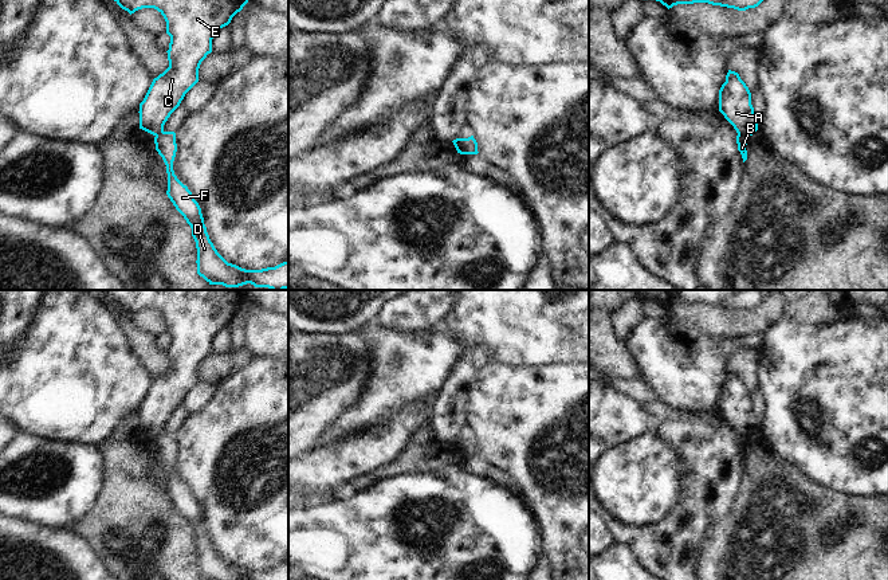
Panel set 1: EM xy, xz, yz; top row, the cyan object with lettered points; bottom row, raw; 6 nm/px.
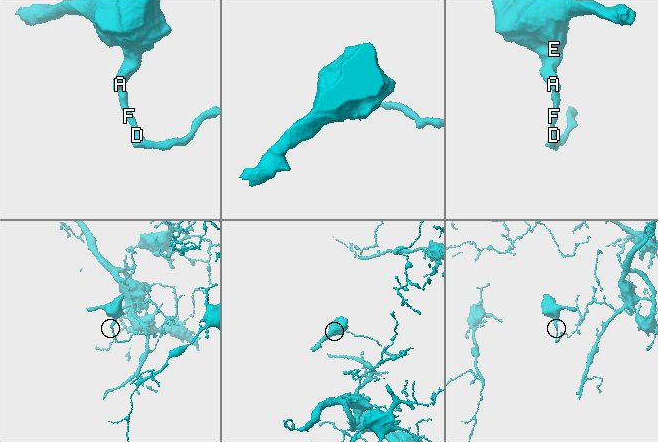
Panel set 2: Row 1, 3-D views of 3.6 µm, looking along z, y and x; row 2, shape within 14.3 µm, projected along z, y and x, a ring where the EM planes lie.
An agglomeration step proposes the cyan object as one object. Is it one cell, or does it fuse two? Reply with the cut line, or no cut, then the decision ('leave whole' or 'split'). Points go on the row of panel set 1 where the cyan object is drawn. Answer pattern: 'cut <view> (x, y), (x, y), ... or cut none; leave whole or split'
cut yz (738, 133), (746, 137); split

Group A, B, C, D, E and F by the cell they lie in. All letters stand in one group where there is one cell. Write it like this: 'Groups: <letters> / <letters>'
Groups: A C E / B D F.

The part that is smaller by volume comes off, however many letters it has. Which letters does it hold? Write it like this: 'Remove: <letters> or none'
Remove: A, C, E

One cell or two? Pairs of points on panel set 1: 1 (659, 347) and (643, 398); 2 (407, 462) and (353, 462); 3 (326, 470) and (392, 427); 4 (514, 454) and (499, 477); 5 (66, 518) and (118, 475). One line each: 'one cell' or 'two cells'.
1: two cells
2: two cells
3: one cell
4: two cells
5: two cells

